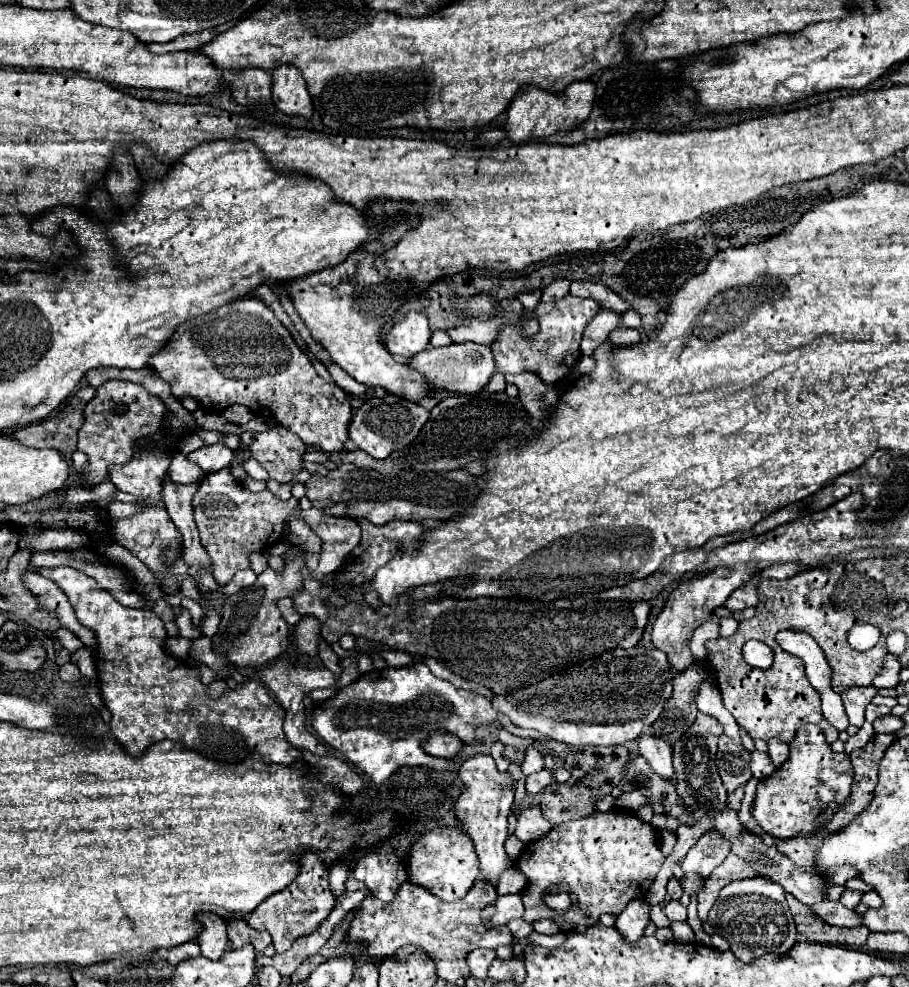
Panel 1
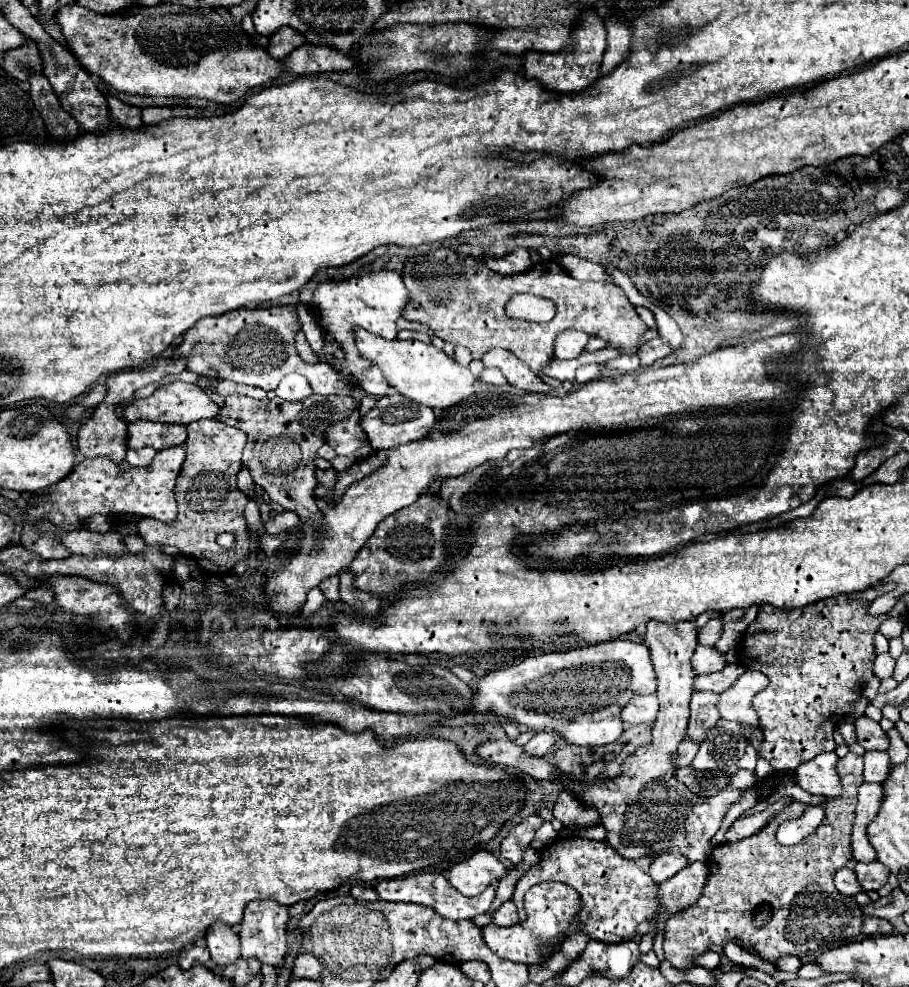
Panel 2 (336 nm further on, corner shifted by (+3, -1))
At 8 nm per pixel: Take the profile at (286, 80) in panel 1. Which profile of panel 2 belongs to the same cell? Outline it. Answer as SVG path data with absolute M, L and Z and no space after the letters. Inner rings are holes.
M280 27L272 37L270 37L270 43L268 43L268 53L276 59L276 61L282 61L286 55L290 55L292 51L296 51L300 45L304 45L306 39L292 27Z

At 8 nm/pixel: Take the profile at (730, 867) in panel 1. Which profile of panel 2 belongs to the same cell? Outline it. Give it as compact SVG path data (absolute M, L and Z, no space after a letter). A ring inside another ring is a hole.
M848 753L844 759L838 759L838 775L842 783L842 793L838 797L824 797L824 819L820 827L816 827L814 833L804 837L798 845L786 847L776 841L776 829L782 821L788 819L798 819L806 811L804 803L792 803L788 809L780 811L776 817L770 819L770 823L760 829L758 833L736 841L736 843L722 843L712 849L712 855L708 859L708 881L704 883L704 893L700 895L700 901L696 905L688 907L680 917L672 917L672 921L666 921L666 941L664 941L664 953L666 959L676 967L676 969L686 969L690 967L690 957L706 953L708 945L722 945L726 941L734 941L738 945L750 945L756 949L756 953L762 955L762 959L772 961L782 955L796 955L804 959L806 955L812 955L814 951L822 949L832 949L836 945L854 941L860 935L860 925L862 925L862 911L860 905L842 893L836 891L834 887L834 873L852 859L850 851L850 835L852 835L852 823L854 823L854 807L856 807L856 793L858 787L864 783L862 779L862 757L856 753ZM760 905L768 905L772 909L770 919L766 921L764 927L754 925L754 911Z

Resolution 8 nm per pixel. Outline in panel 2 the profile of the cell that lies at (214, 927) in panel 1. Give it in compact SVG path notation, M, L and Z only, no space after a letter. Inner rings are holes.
M216 923L212 925L212 929L208 929L206 943L212 955L212 961L216 965L228 965L240 957L238 935L232 931L232 927L224 923Z

